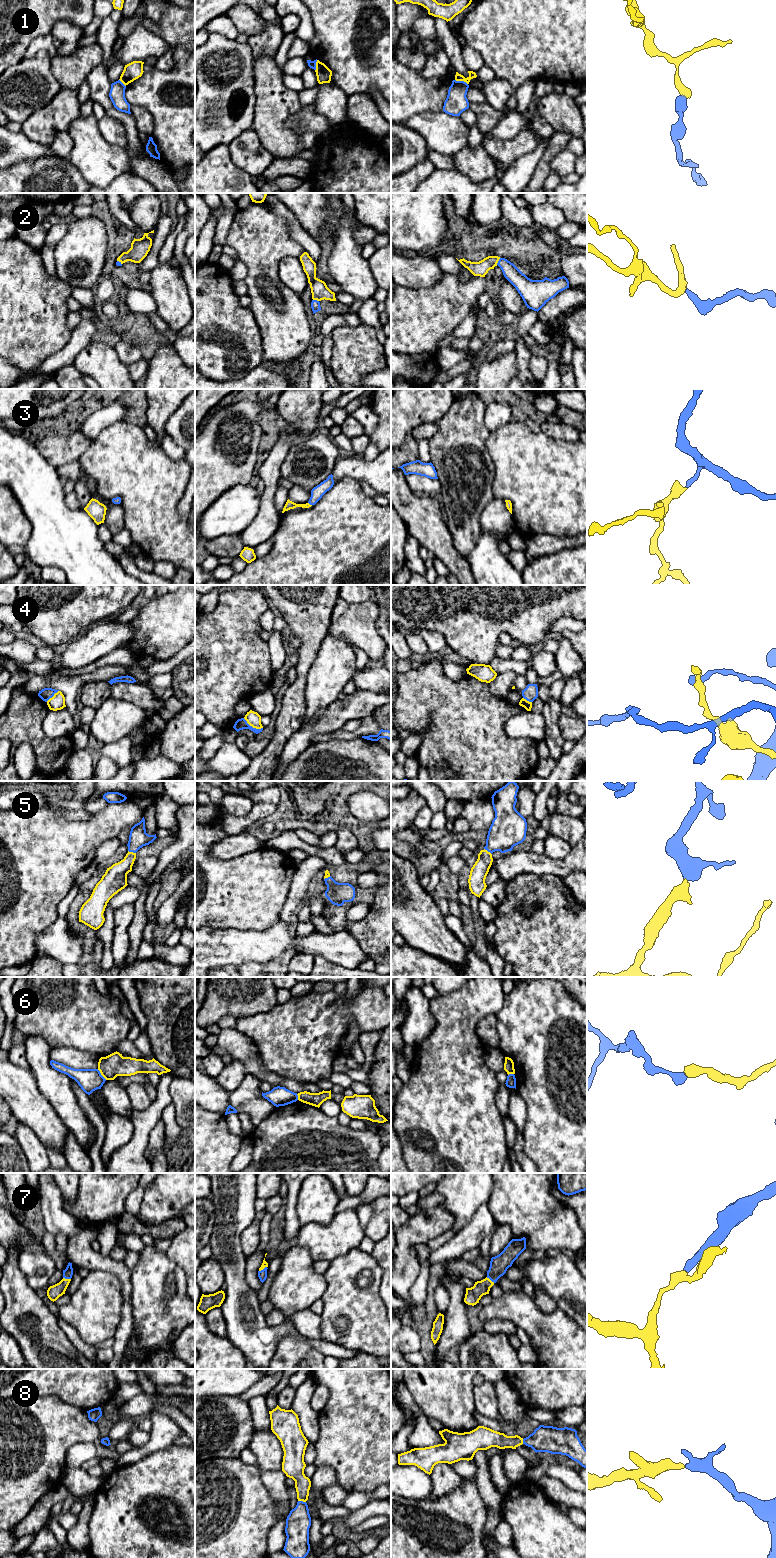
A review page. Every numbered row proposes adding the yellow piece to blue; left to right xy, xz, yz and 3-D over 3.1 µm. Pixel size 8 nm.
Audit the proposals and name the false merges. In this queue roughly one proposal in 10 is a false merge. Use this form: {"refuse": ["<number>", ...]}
{"refuse": ["1", "6"]}

